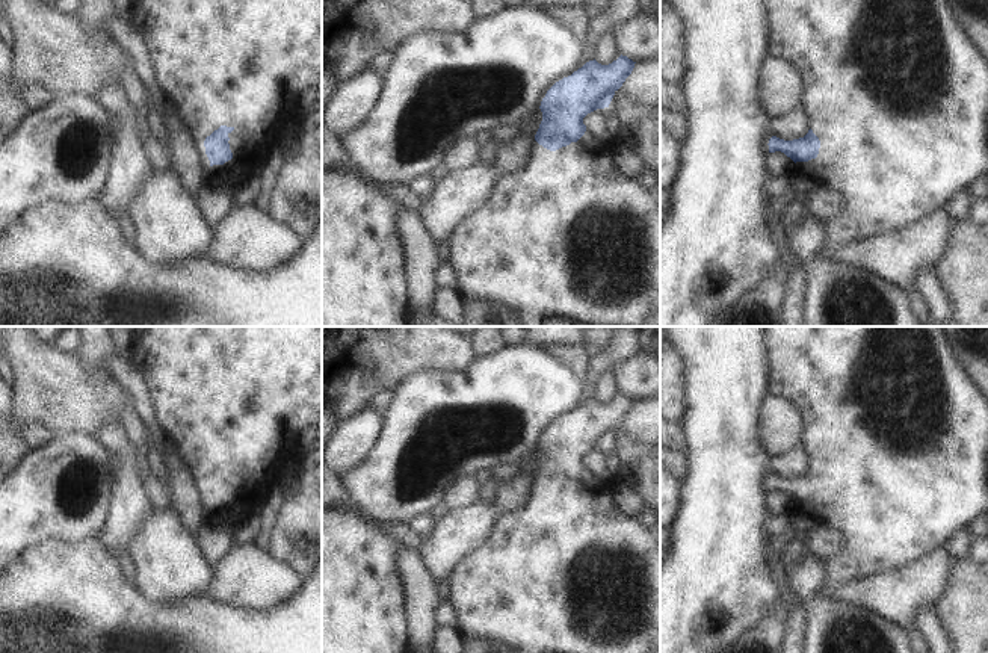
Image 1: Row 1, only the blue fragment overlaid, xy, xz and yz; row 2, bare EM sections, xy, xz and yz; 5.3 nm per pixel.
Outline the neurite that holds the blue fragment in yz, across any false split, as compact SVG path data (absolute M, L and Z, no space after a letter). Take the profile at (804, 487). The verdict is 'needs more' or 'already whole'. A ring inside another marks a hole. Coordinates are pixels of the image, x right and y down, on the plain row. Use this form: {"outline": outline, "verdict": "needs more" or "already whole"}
{"outline": "M761 326L767 358L769 395L795 402L807 422L802 446L810 458L804 476L769 478L769 491L781 490L795 500L795 506L808 505L822 523L838 529L846 538L841 553L828 561L828 582L848 586L875 574L902 570L923 556L946 547L974 518L988 512L988 396L970 379L958 361L943 326Z", "verdict": "needs more"}

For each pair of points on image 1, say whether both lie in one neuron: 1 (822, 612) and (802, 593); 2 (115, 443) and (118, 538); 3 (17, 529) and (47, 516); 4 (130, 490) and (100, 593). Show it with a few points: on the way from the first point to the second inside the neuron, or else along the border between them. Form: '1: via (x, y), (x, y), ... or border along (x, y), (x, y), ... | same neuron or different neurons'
1: border along (821, 593), (808, 602), (802, 612) | different neurons
2: via (126, 467), (126, 514) | same neuron
3: via (24, 522), (30, 516), (40, 516) | same neuron
4: border along (98, 538), (114, 555) | different neurons

